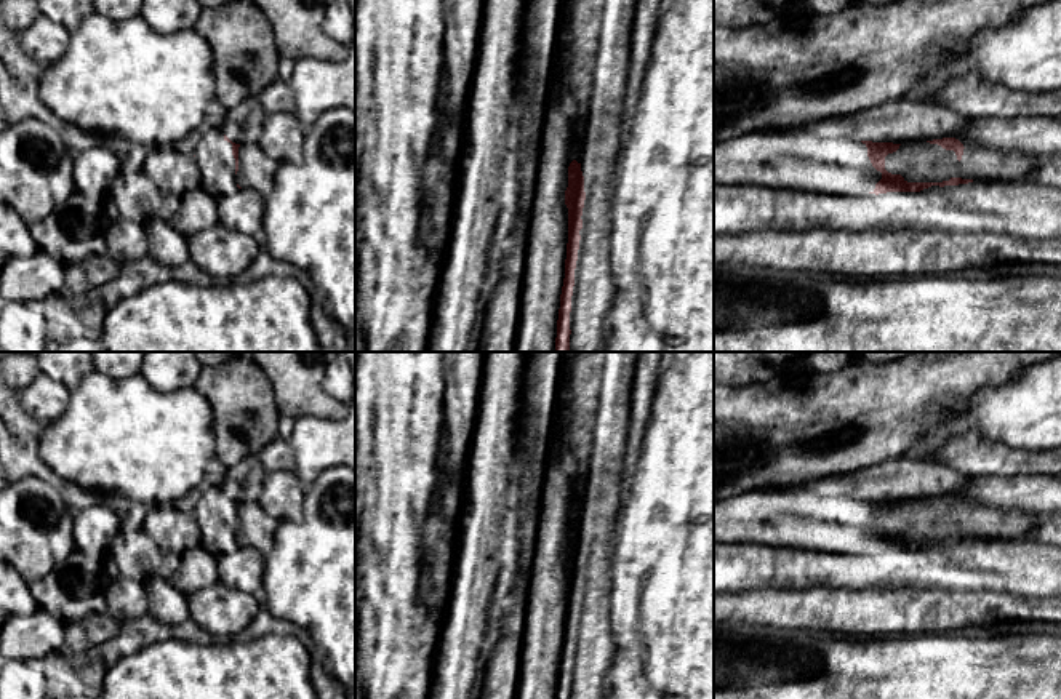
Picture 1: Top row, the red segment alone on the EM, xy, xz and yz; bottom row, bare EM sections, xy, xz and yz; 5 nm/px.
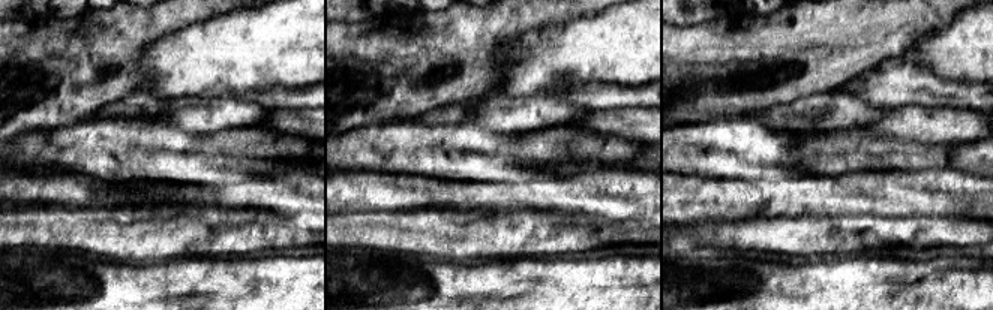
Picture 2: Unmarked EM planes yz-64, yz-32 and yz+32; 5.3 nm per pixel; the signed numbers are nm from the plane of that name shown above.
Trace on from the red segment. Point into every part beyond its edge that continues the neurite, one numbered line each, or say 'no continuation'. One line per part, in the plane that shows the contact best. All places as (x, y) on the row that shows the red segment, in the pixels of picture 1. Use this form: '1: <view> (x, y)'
1: yz (812, 159)

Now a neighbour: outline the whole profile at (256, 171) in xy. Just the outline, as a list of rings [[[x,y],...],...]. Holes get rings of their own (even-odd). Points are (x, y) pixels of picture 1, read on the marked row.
[[[258,142],[240,144],[237,184],[242,189],[253,189],[262,197],[269,195],[277,168],[278,163],[269,158]]]

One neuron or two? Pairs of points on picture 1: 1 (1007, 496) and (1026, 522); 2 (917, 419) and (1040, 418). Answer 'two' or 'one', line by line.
1: two
2: two

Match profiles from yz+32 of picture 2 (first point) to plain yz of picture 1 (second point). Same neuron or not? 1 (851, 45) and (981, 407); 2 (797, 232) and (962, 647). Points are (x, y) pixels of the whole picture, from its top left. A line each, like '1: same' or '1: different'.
1: different
2: different

